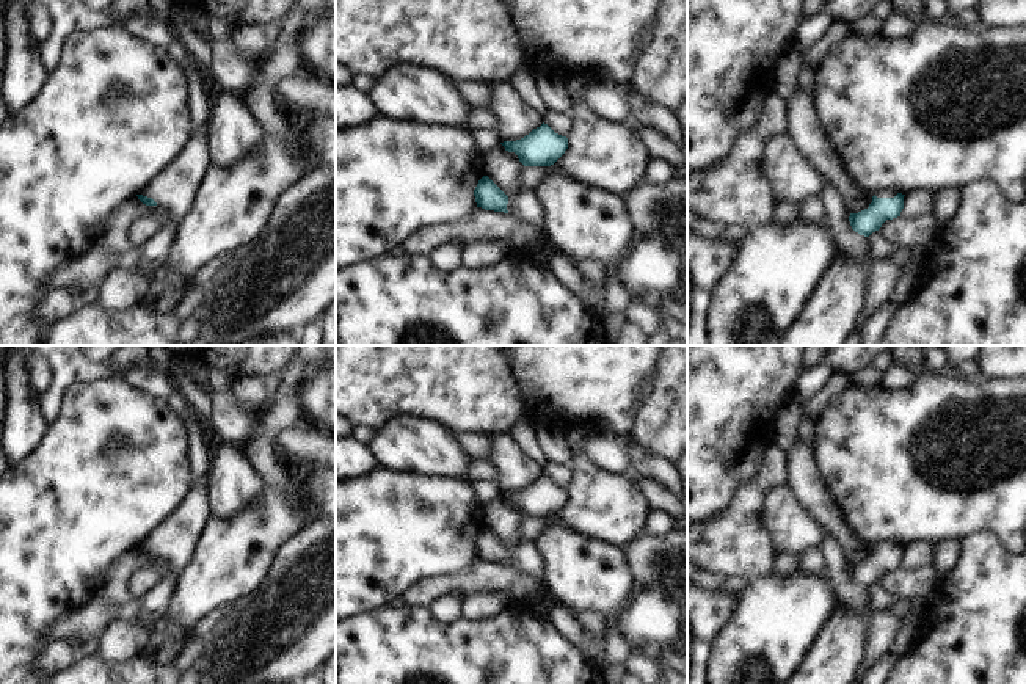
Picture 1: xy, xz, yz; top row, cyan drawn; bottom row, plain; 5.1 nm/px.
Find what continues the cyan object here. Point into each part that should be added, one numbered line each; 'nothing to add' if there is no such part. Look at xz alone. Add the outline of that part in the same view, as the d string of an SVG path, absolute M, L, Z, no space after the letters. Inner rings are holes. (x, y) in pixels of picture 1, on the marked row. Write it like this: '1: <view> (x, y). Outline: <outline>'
1: xz (524, 204). Outline: M521 188L516 195L508 196L507 210L524 223L541 227L543 207L532 190Z

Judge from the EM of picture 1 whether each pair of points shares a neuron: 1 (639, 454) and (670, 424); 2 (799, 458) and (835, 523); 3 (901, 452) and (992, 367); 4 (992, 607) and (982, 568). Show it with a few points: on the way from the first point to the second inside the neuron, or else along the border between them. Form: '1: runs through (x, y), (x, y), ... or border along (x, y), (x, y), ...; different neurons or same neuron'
1: border along (628, 435), (651, 452); different neurons
2: runs through (802, 474), (821, 507); same neuron
3: border along (979, 377), (1009, 380); different neurons
4: runs through (992, 598), (989, 578); same neuron

